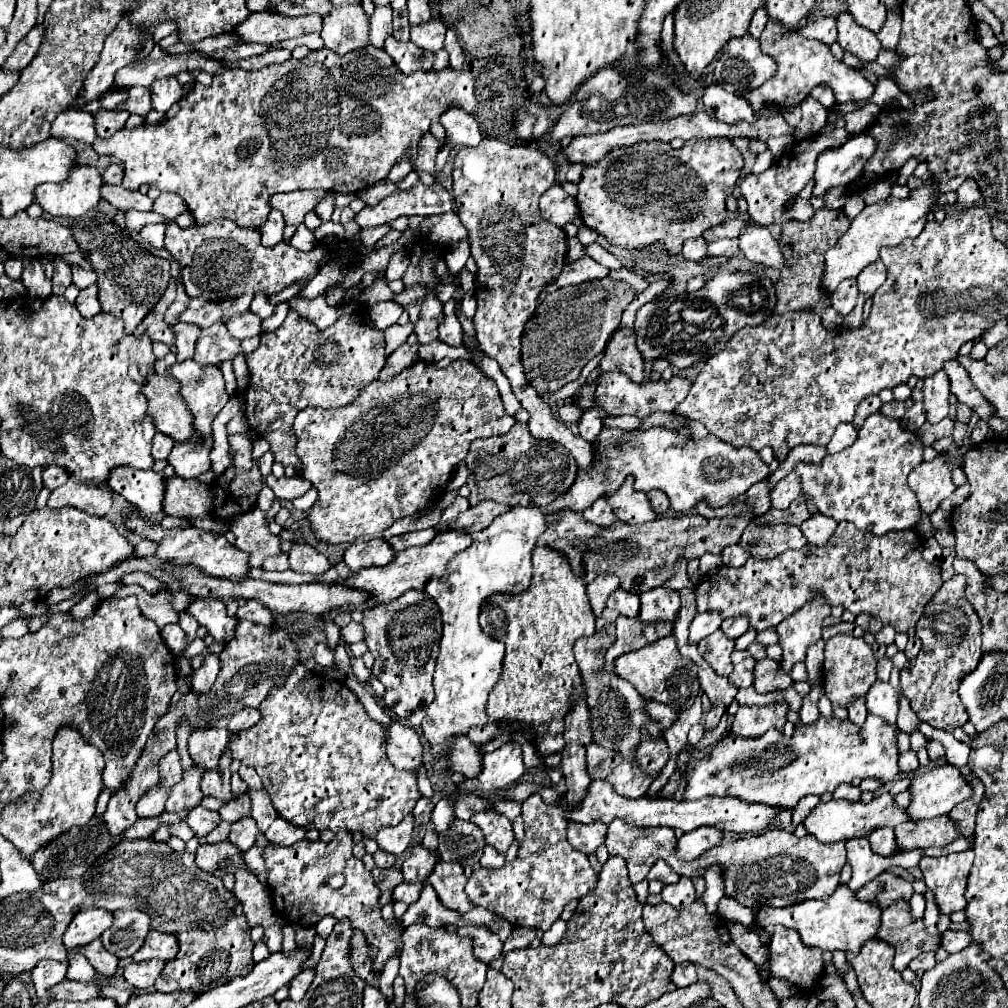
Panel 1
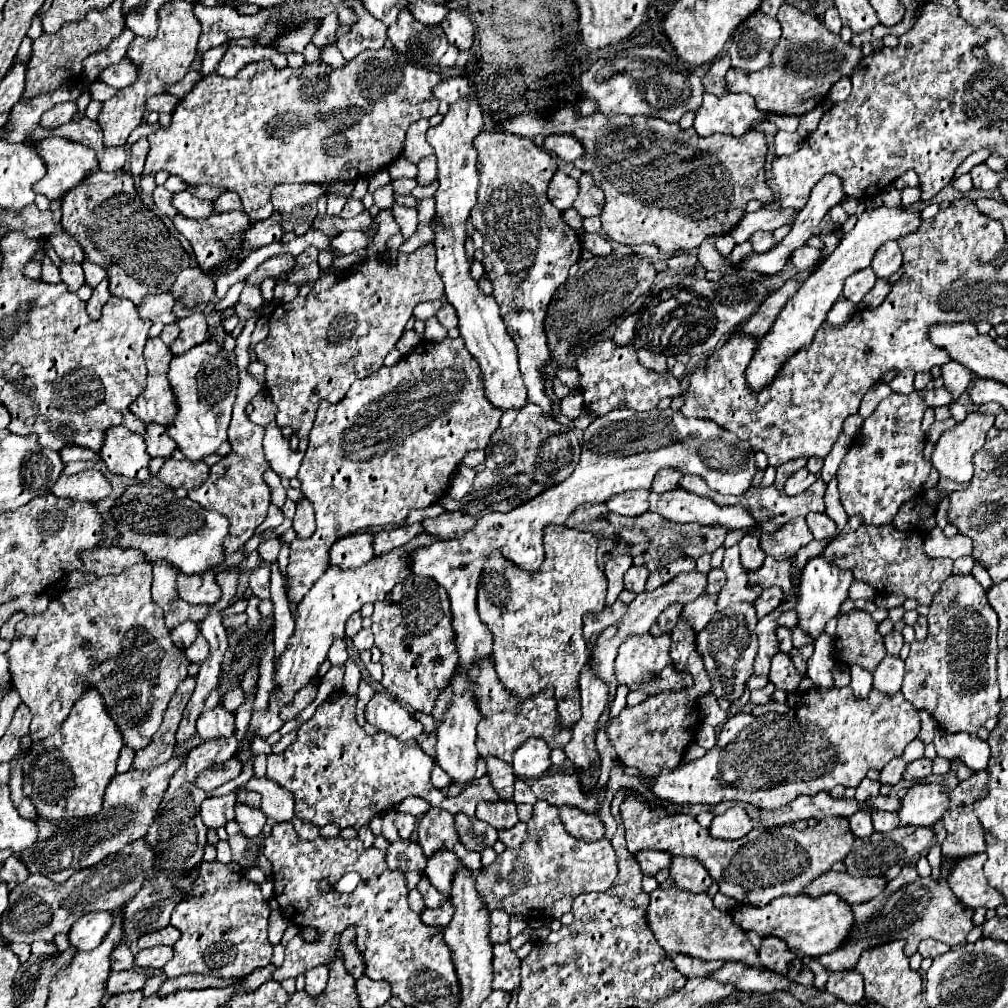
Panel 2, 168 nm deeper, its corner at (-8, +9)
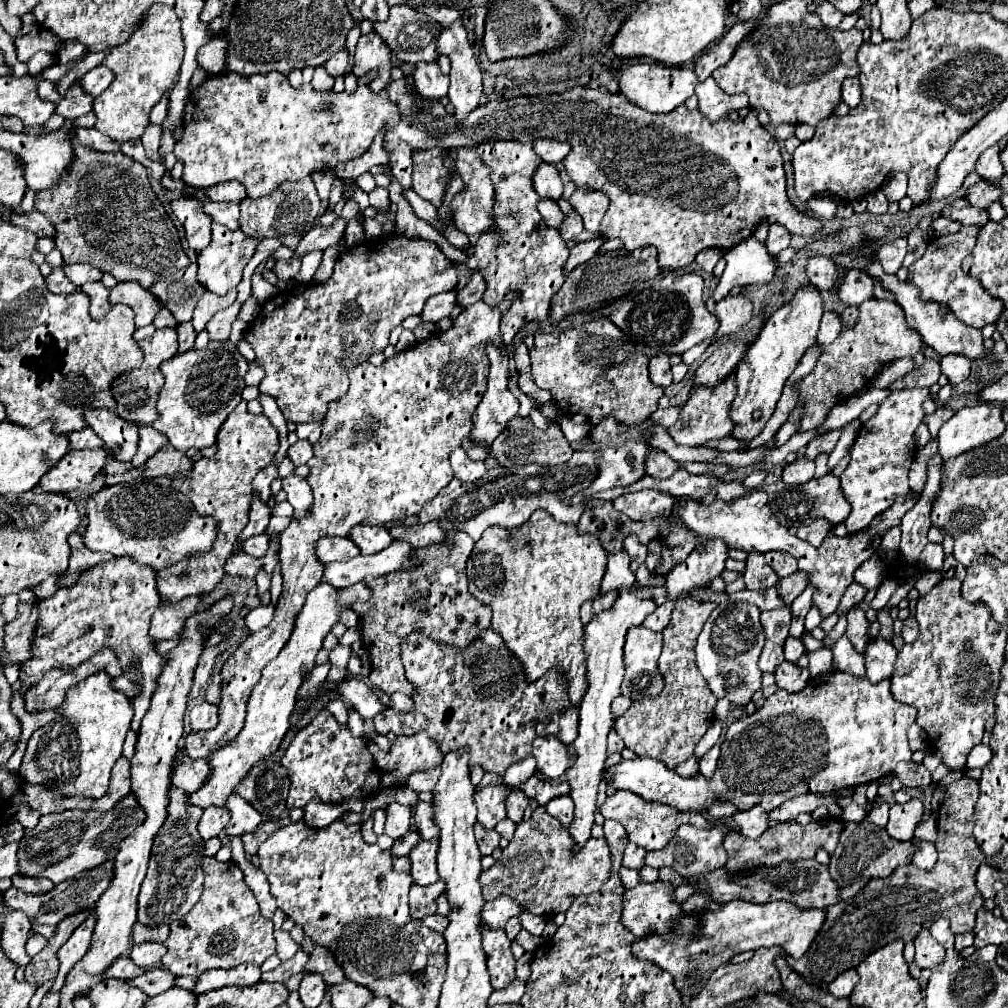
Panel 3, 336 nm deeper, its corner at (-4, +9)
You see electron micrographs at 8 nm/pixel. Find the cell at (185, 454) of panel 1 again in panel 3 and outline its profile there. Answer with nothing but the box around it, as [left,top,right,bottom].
[153,341,247,451]

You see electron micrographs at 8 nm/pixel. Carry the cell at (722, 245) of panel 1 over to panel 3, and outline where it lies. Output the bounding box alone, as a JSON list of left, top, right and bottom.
[765,223,789,255]

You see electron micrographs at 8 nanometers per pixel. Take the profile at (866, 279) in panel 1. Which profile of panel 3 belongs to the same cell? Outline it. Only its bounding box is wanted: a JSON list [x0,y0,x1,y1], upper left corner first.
[875,237,907,273]

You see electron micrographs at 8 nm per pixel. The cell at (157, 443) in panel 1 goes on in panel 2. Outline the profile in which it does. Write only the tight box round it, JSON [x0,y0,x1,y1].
[145,425,175,457]

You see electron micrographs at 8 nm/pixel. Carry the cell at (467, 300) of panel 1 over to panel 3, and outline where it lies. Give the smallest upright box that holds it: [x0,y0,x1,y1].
[457,271,485,307]

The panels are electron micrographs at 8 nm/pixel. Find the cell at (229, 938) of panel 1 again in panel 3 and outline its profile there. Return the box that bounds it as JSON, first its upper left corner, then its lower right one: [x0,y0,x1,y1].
[161,857,275,975]

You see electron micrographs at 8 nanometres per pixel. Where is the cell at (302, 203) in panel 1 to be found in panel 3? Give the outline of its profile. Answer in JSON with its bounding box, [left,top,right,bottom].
[239,177,321,249]

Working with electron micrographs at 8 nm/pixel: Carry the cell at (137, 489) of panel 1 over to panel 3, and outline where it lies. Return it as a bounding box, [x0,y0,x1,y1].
[85,409,139,463]

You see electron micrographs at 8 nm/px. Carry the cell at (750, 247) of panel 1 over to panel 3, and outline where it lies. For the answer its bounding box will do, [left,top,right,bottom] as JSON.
[805,255,837,291]

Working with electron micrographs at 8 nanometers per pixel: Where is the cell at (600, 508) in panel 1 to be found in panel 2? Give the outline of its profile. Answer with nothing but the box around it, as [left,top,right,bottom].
[605,489,651,517]

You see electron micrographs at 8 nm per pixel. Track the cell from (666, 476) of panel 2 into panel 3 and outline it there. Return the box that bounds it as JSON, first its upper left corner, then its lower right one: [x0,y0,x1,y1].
[645,449,679,479]

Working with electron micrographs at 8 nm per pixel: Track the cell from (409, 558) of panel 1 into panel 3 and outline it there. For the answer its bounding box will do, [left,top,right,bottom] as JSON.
[189,581,371,809]

